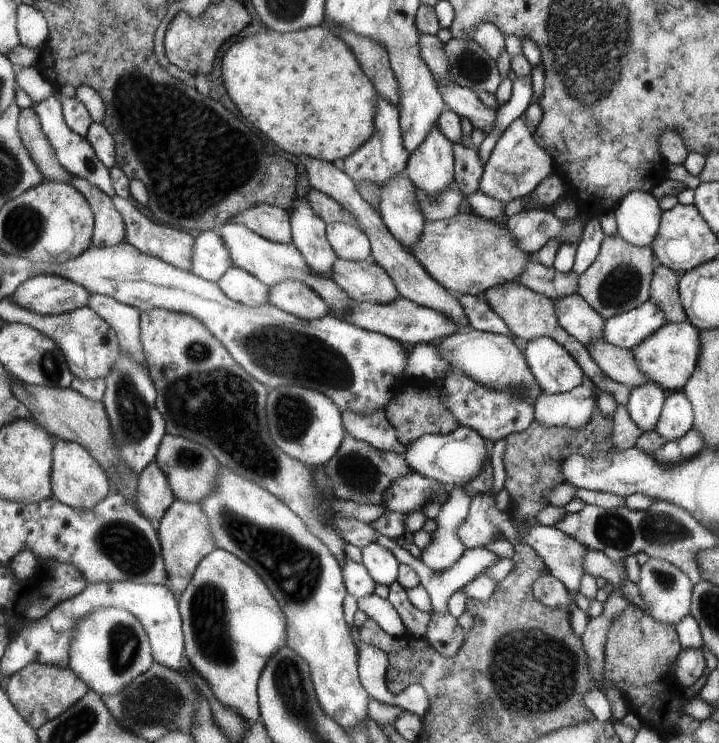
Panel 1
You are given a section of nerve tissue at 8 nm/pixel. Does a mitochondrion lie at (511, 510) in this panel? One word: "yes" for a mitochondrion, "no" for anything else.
no

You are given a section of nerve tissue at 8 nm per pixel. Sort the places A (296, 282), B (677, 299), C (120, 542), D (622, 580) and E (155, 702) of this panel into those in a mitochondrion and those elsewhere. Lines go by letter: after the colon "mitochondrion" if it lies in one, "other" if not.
A: other
B: other
C: mitochondrion
D: other
E: mitochondrion

